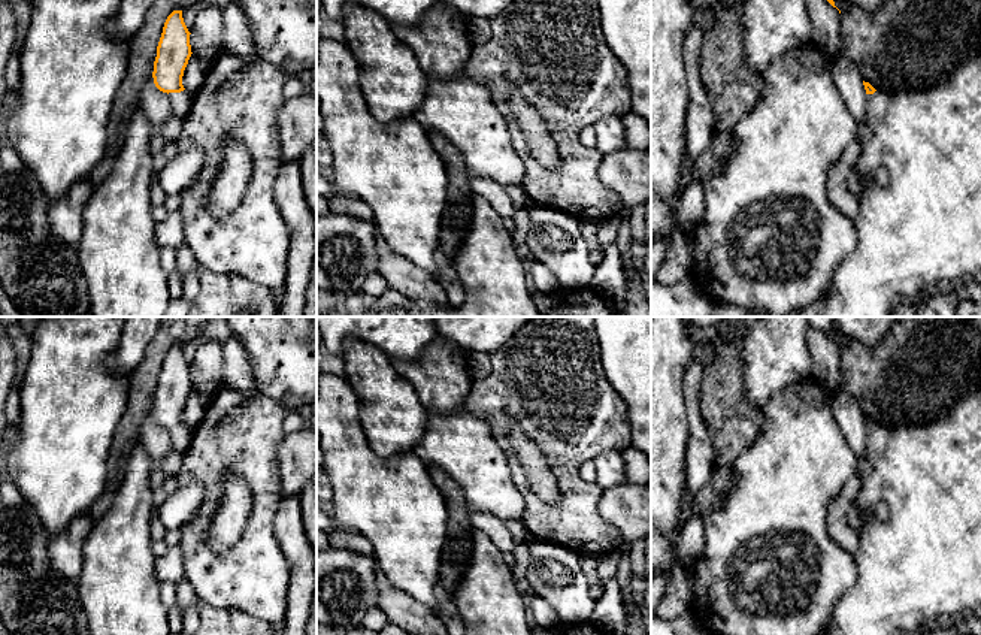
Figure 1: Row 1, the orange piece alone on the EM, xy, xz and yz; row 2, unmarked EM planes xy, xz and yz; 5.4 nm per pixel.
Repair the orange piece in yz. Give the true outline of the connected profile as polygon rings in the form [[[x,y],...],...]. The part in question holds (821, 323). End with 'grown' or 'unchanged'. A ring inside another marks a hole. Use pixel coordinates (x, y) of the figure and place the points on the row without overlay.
[[[808,317],[808,323],[809,326],[824,332],[833,342],[836,342],[832,332],[833,317]]]; unchanged

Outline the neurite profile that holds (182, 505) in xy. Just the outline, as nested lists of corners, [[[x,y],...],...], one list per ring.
[[[199,484],[176,489],[158,508],[160,521],[167,530],[178,530],[191,521],[203,504],[205,492]]]

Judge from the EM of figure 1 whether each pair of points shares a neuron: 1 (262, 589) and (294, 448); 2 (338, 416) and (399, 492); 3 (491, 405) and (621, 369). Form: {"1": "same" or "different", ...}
{"1": "different", "2": "same", "3": "different"}

